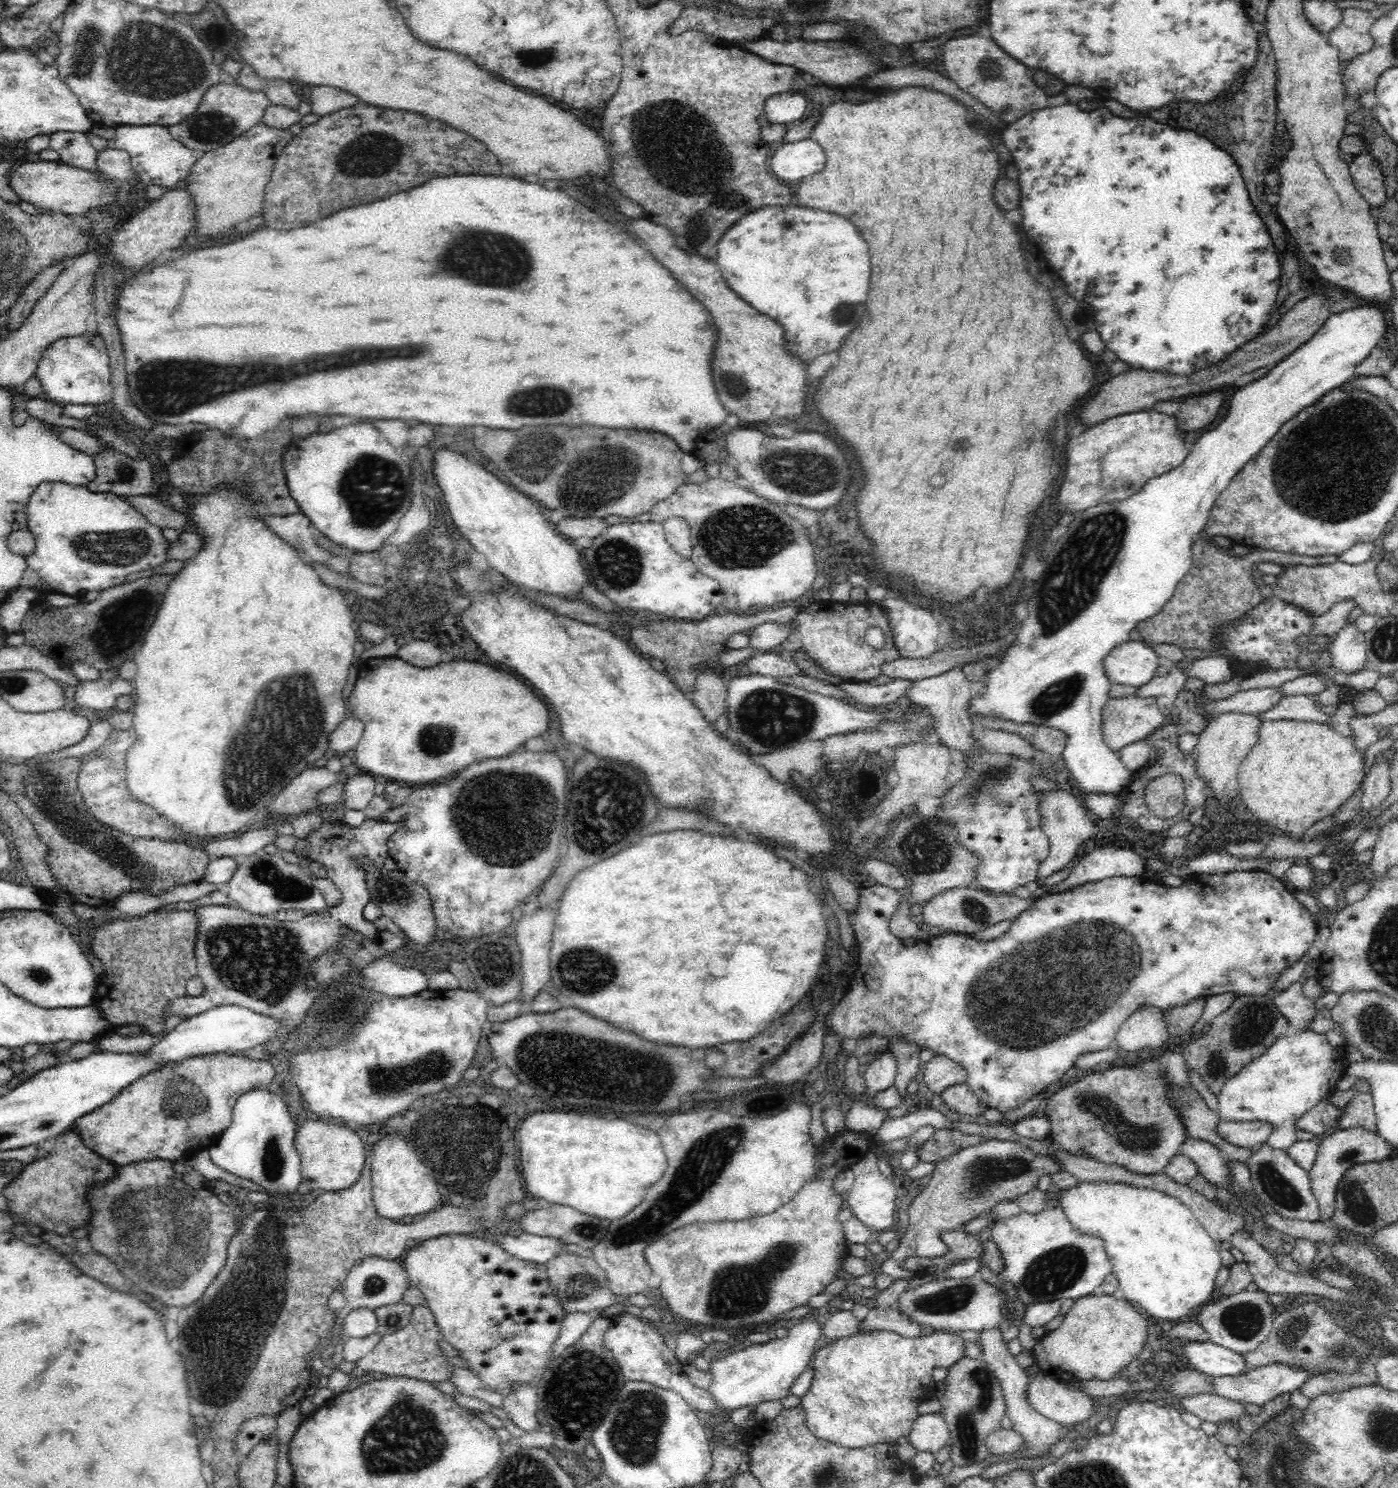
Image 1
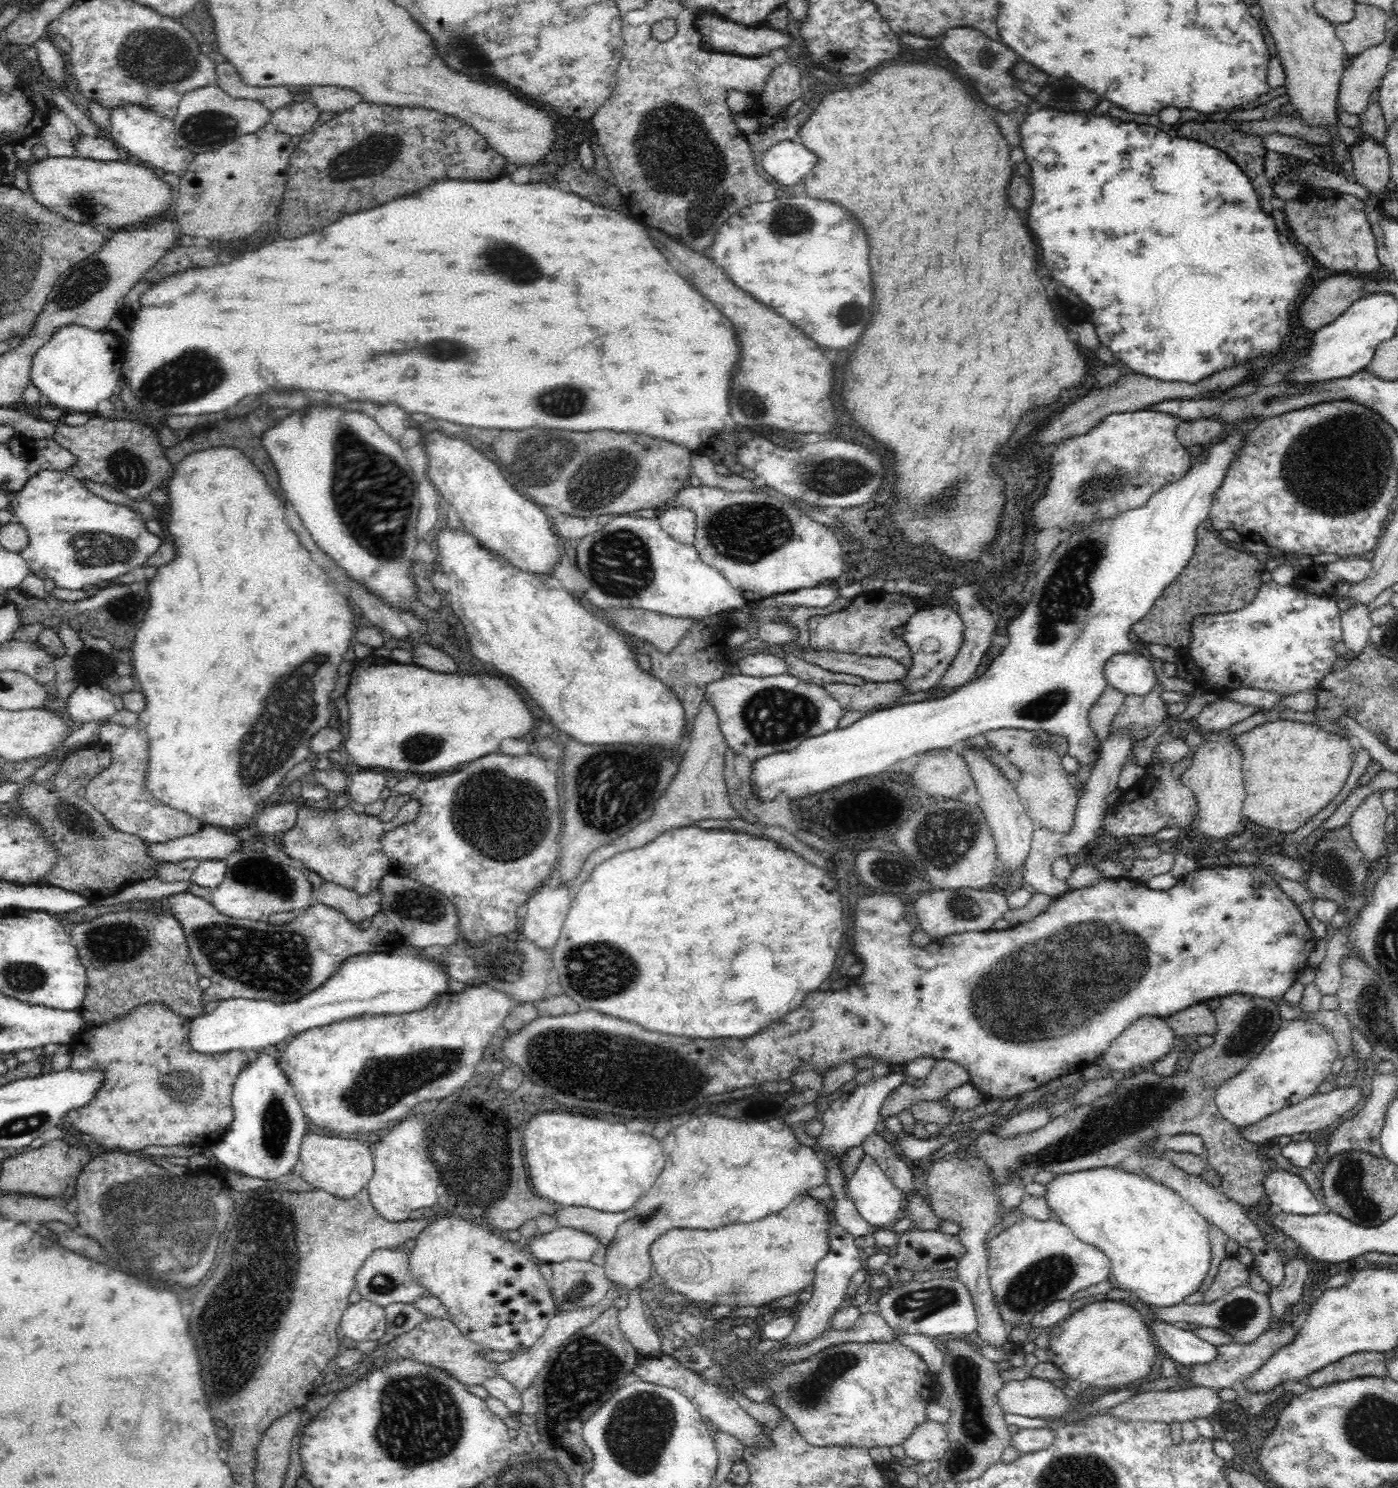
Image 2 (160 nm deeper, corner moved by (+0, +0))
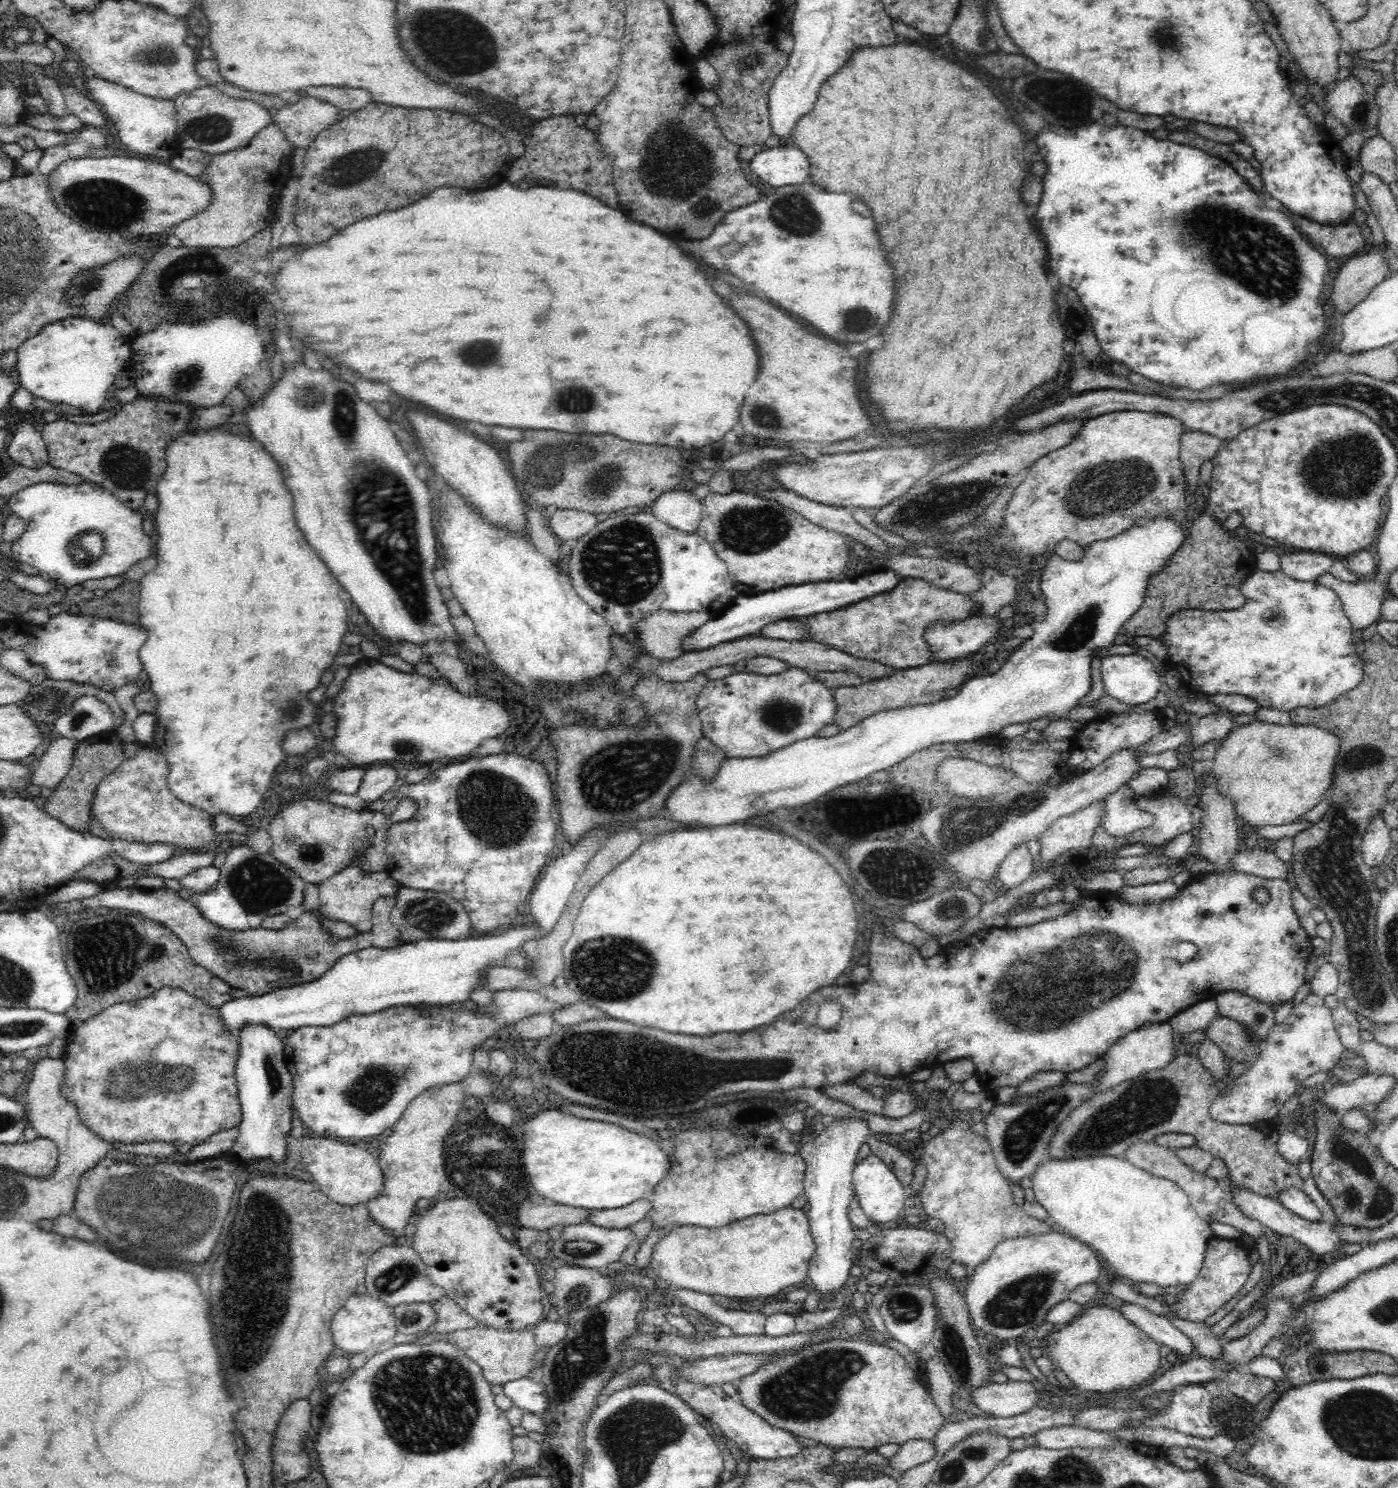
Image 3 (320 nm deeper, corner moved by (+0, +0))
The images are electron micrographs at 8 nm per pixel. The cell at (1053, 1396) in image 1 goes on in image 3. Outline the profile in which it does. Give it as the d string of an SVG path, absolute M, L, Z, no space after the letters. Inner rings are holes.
M991 1381L973 1391L968 1401L990 1415L990 1418L1010 1418L1036 1407L1038 1400L1038 1392L1026 1382L997 1384Z

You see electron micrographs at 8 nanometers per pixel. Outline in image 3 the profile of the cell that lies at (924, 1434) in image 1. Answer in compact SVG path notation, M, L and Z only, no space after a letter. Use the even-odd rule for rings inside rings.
M909 1440L897 1450L897 1453L887 1459L890 1468L898 1472L906 1472L910 1468L924 1464L928 1459L934 1456L934 1445L930 1441Z

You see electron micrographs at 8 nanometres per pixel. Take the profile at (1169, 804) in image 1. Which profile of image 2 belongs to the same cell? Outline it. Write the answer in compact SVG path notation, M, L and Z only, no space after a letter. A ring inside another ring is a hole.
M1222 731L1208 733L1192 759L1188 770L1181 774L1180 783L1185 784L1194 795L1198 807L1199 832L1202 832L1210 842L1240 833L1245 790L1244 775L1241 771L1242 753L1234 738L1228 738Z

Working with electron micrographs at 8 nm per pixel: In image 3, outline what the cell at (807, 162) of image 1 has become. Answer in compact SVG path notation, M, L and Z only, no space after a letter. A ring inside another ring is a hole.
M787 144L755 154L749 167L750 173L758 181L769 184L774 189L809 180L810 163L807 154L796 146Z

